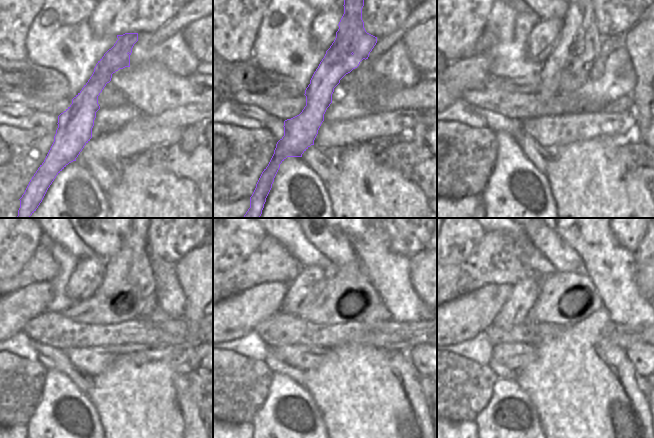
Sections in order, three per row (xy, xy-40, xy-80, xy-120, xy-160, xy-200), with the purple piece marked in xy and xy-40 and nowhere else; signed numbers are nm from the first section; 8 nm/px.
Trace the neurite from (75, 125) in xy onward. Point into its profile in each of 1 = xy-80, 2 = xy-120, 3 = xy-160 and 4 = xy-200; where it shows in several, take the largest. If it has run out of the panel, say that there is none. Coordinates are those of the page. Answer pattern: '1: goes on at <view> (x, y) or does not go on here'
1: goes on at xy-80 (579, 34)
2: goes on at xy-120 (132, 260)
3: goes on at xy-160 (355, 269)
4: goes on at xy-200 (585, 274)

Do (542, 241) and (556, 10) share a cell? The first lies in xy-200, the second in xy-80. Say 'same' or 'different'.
same

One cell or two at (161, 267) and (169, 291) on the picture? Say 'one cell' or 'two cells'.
one cell

